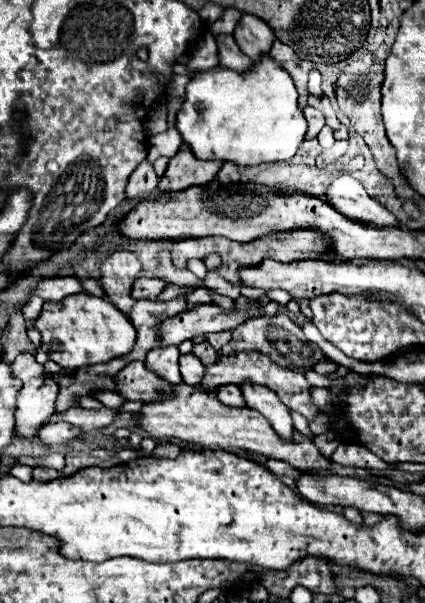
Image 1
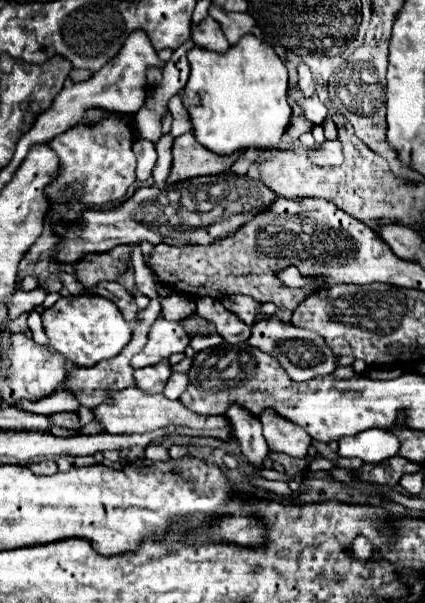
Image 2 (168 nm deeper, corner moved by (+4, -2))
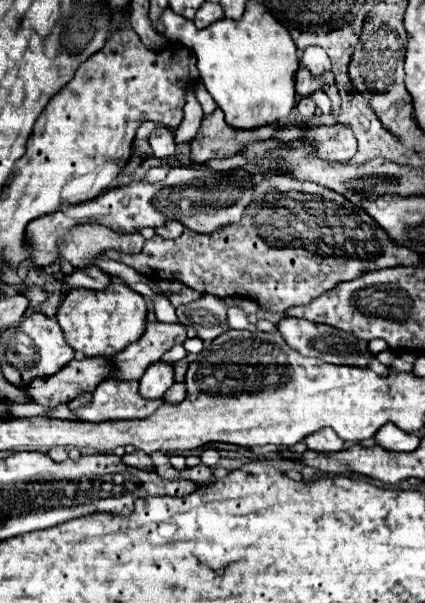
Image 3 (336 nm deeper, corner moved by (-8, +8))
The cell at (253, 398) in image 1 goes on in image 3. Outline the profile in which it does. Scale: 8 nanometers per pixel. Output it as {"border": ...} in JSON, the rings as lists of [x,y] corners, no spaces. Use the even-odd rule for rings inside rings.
{"border":[[[332,428],[318,430],[316,434],[308,436],[304,442],[310,450],[316,450],[316,452],[338,452],[344,448],[344,440]]]}

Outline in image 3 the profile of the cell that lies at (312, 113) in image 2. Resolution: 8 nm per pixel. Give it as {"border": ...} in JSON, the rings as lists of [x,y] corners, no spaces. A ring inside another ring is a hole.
{"border":[[[300,68],[298,70],[298,74],[296,74],[295,78],[295,92],[296,98],[299,100],[303,97],[309,97],[312,92],[316,92],[316,90],[320,90],[320,86],[322,86],[322,82],[330,82],[334,76],[332,76],[332,72],[326,72],[326,74],[322,74],[322,76],[314,76],[308,68]]]}

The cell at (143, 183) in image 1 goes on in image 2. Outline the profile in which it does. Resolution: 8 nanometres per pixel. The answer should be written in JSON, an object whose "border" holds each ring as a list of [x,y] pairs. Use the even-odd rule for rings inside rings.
{"border":[[[136,140],[134,142],[134,154],[138,158],[138,168],[136,168],[136,178],[140,182],[148,180],[152,174],[152,168],[156,164],[156,148],[148,140]]]}

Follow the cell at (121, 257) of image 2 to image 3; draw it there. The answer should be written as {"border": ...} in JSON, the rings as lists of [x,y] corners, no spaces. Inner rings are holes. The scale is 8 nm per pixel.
{"border":[[[80,224],[80,226],[72,226],[72,230],[68,230],[64,238],[60,238],[58,242],[60,242],[58,248],[62,258],[72,262],[72,266],[86,266],[94,258],[98,258],[104,252],[104,248],[136,254],[142,250],[144,238],[138,232],[116,234],[114,230],[108,230],[104,226]]]}

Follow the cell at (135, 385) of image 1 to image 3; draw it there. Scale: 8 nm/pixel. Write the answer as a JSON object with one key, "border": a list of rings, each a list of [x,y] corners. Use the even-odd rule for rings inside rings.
{"border":[[[82,358],[82,360],[72,360],[68,366],[64,366],[60,372],[52,374],[52,378],[34,378],[26,388],[26,396],[40,406],[56,408],[58,404],[68,404],[70,400],[76,398],[80,392],[92,392],[108,376],[108,366],[104,366],[104,358]]]}

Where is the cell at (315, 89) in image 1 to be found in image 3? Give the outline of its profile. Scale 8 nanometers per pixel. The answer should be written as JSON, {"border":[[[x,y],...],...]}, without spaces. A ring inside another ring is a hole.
{"border":[[[308,46],[302,52],[302,64],[316,76],[320,76],[322,72],[330,70],[330,58],[328,54],[320,48],[320,46]]]}

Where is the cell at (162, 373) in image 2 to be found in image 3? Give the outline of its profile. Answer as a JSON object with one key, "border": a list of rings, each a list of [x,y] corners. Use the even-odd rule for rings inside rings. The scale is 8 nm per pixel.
{"border":[[[154,362],[140,378],[140,396],[148,400],[162,398],[164,392],[174,384],[174,368],[164,362]]]}

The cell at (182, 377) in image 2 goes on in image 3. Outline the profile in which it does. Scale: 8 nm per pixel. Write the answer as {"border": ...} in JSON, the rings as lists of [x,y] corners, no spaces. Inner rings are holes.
{"border":[[[174,384],[174,386],[168,390],[168,394],[164,394],[164,402],[168,402],[168,404],[178,404],[178,402],[184,400],[184,396],[186,396],[186,386],[184,386],[184,384]]]}

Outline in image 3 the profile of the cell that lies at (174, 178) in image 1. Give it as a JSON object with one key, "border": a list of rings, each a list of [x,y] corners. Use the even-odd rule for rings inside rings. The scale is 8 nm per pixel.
{"border":[[[218,108],[212,114],[204,116],[198,136],[190,142],[192,146],[192,160],[206,162],[212,156],[216,158],[230,158],[244,148],[244,144],[254,140],[268,140],[272,138],[278,124],[268,124],[252,130],[236,130],[226,124],[224,112]]]}

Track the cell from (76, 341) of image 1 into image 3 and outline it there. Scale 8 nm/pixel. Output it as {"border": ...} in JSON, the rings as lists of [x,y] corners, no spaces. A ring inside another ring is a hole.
{"border":[[[110,282],[104,290],[68,290],[58,308],[56,320],[64,332],[66,342],[76,352],[82,352],[84,356],[112,356],[144,334],[146,316],[146,300],[140,294],[136,294],[124,282]]]}

